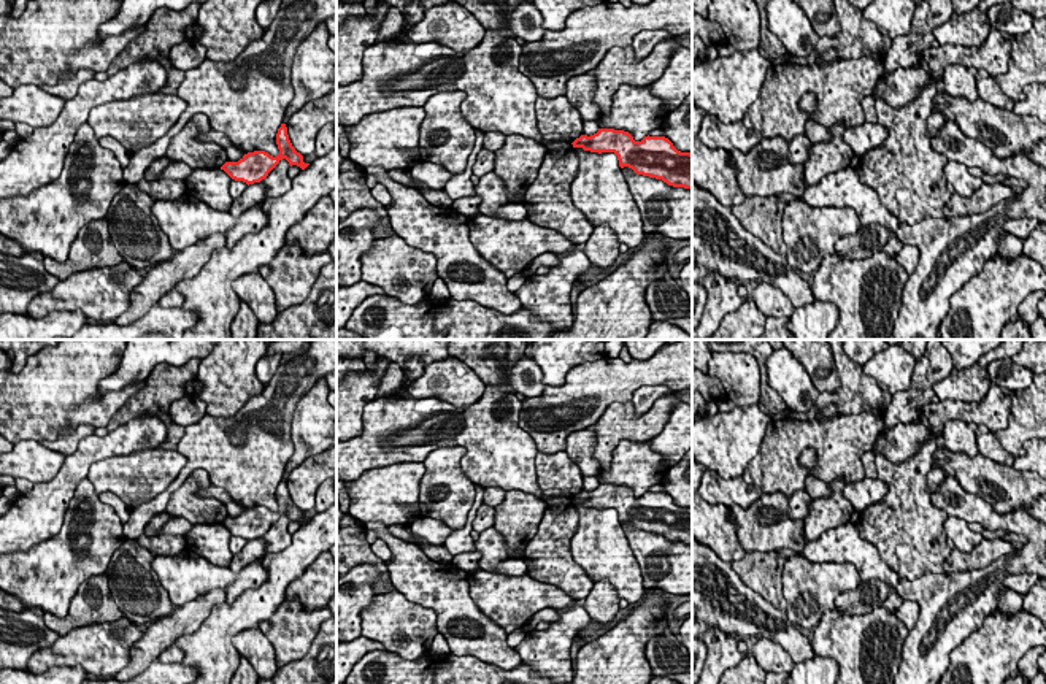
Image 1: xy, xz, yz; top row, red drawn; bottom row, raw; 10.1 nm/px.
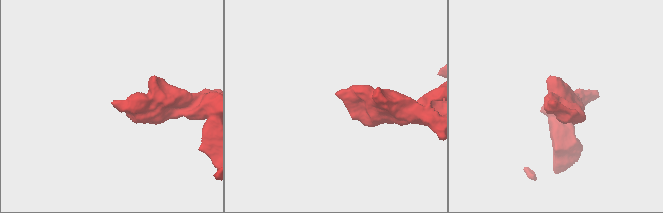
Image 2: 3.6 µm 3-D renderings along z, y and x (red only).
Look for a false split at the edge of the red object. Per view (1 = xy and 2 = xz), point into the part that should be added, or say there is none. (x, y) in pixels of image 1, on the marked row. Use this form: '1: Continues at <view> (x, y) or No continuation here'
1: No continuation here
2: No continuation here

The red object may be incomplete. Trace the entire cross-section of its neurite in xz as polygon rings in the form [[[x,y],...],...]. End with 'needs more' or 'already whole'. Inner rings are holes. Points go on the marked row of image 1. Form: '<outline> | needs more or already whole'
[[[598,129],[571,144],[598,154],[614,152],[621,168],[629,167],[636,175],[662,179],[673,187],[692,189],[692,154],[678,151],[665,136],[648,135],[635,141],[629,132]]] | already whole

